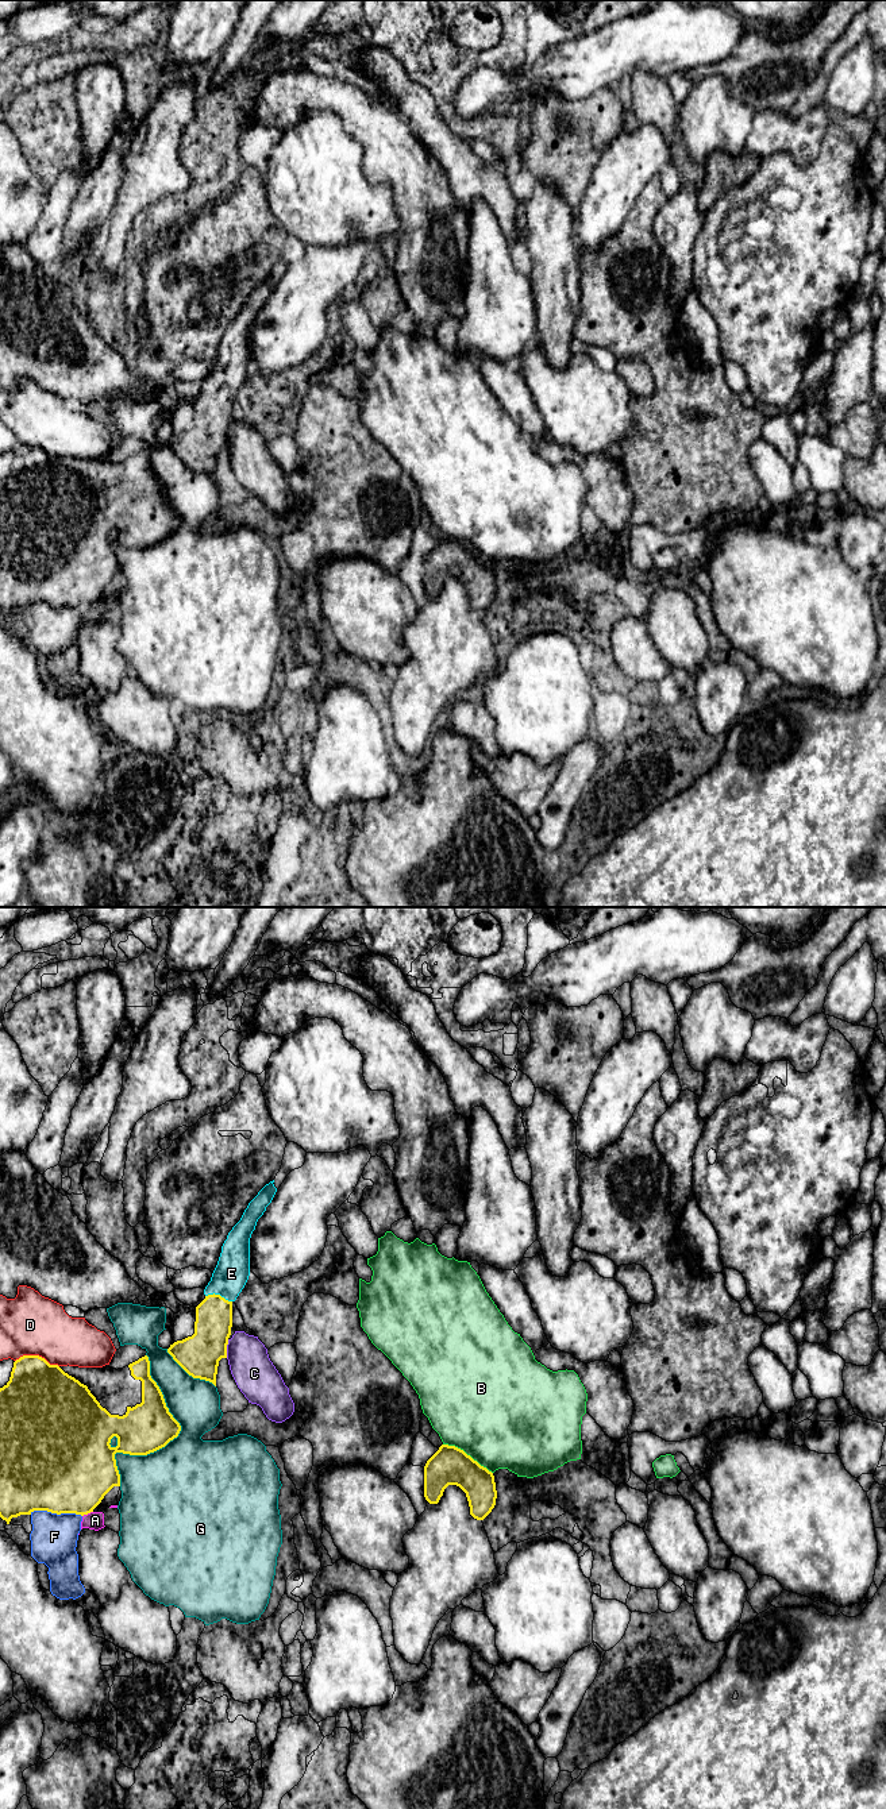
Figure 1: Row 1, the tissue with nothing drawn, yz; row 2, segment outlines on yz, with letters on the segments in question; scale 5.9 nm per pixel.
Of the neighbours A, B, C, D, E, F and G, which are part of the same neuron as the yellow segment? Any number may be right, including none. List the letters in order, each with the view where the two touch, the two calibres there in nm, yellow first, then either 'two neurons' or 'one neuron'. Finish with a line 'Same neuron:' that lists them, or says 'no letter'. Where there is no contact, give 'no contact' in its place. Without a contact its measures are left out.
A: yz | 460/110 nm | two neurons
B: yz | 220/500 nm | two neurons
C: yz | 240/240 nm | two neurons
D: yz | 420/360 nm | two neurons
E: yz | 220/200 nm | one neuron
F: yz | 500/280 nm | two neurons
G: yz | 300/460 nm | two neurons
Same neuron: E

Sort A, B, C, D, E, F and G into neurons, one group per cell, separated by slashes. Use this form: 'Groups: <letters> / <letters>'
Groups: A / B / C / D / E / F / G

